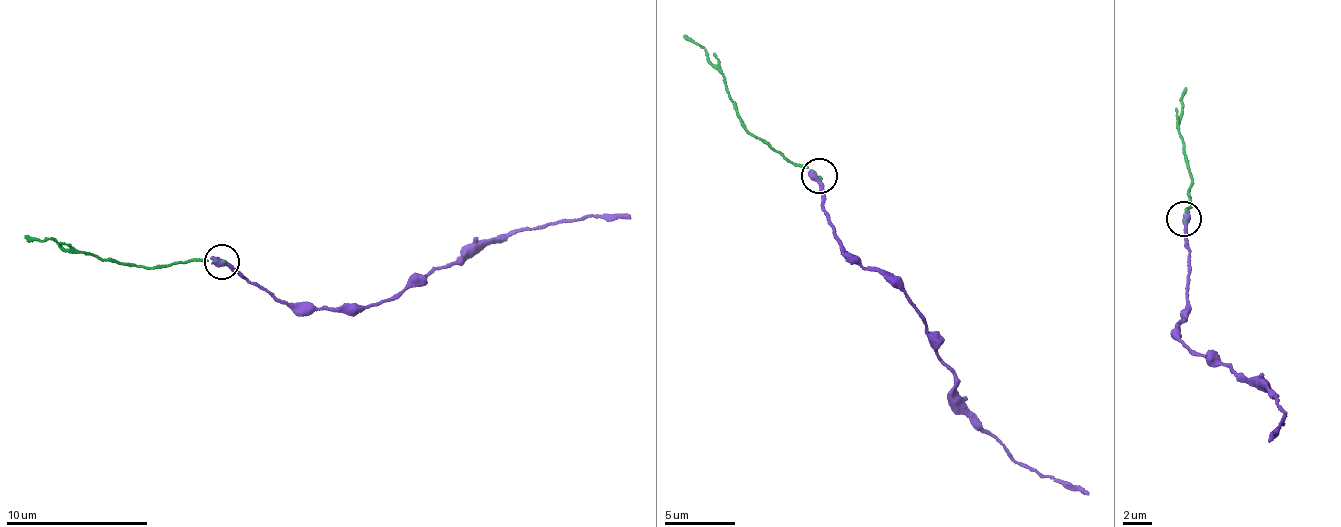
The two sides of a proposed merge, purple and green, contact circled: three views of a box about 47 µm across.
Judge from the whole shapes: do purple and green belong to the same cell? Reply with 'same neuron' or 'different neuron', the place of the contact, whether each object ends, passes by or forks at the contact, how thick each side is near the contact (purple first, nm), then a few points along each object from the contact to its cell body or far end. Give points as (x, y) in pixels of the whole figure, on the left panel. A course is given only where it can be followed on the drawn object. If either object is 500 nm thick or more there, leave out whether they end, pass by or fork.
different neuron; at (222, 262); 500 nm thick on the purple side, 70 nm on the other; purple runs (222, 259), (297, 306), (342, 313), (394, 294), (475, 248), (557, 221), (631, 213); green runs (220, 261), (189, 259), (127, 265), (25, 236)

